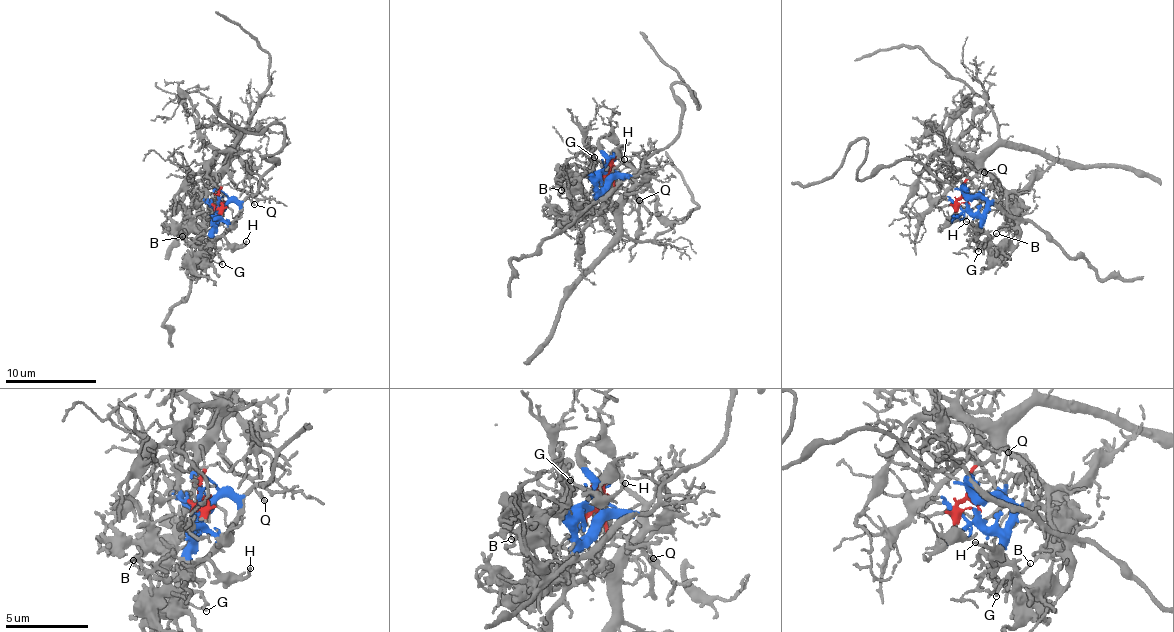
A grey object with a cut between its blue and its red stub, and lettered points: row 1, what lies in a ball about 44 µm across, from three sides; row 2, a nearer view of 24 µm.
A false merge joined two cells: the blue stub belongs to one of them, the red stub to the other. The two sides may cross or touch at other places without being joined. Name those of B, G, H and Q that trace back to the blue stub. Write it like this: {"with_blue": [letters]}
{"with_blue": ["B", "G", "H"]}

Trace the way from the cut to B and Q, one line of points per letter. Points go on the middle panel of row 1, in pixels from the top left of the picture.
B: (603, 174), (592, 177), (576, 164), (567, 172), (562, 190)
Q: (603, 174), (609, 173), (612, 181), (610, 196), (617, 201), (633, 192), (639, 200)

